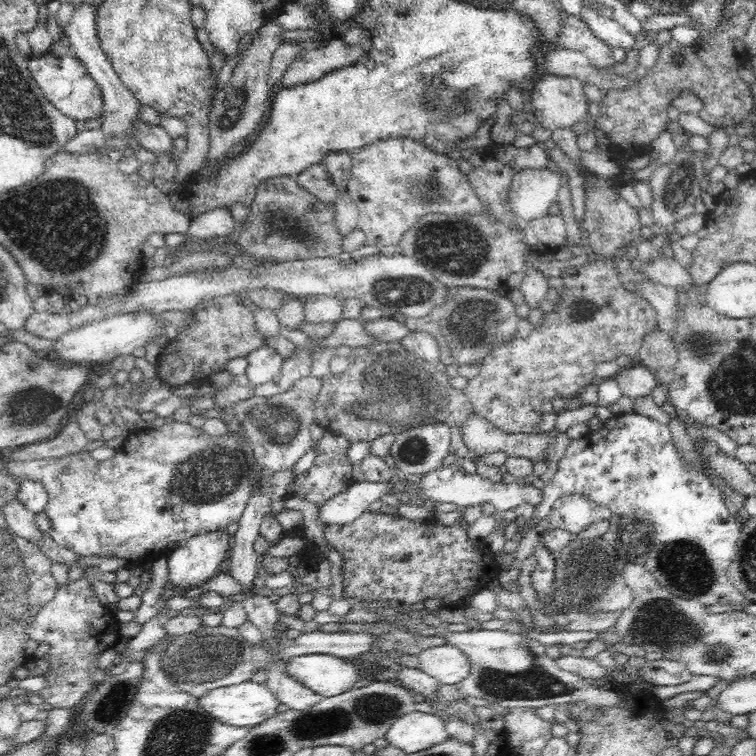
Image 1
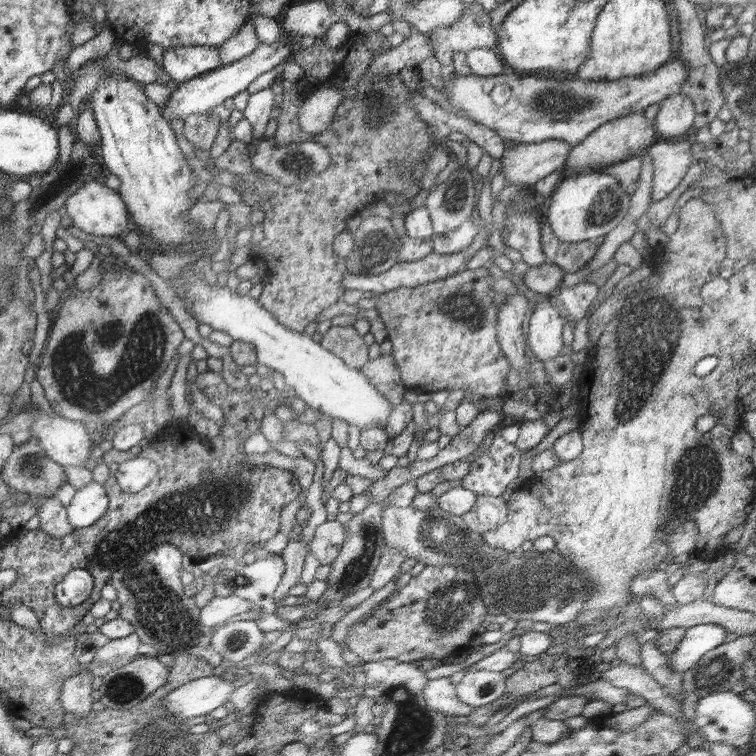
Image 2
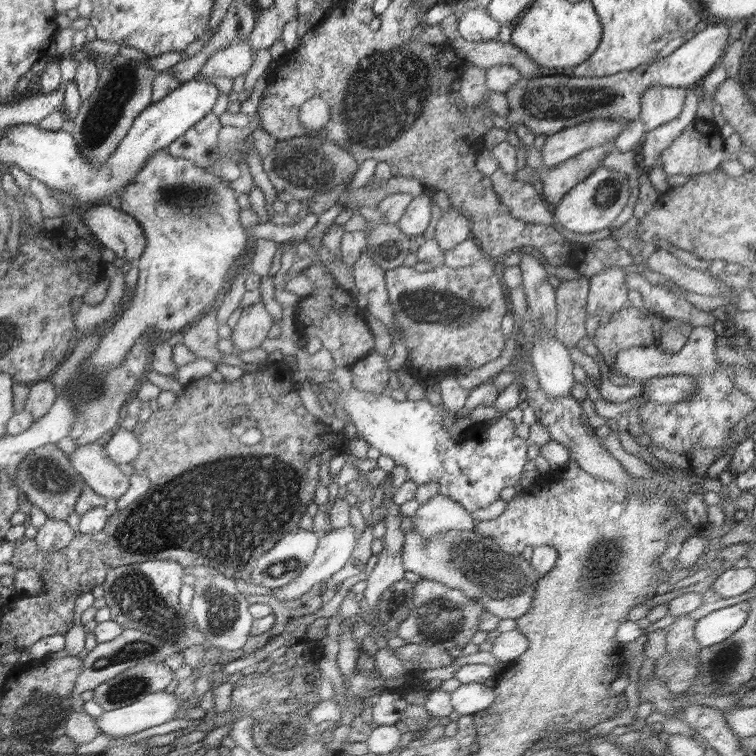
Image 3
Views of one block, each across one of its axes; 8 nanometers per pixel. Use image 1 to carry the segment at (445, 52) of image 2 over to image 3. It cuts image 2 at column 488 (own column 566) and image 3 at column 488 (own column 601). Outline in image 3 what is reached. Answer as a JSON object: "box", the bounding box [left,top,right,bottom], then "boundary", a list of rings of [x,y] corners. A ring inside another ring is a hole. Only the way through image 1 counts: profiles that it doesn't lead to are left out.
{"box":[452,39,540,78],"boundary":[[[499,39],[483,40],[483,42],[470,42],[458,40],[452,44],[452,49],[466,64],[475,65],[480,69],[492,66],[512,66],[516,68],[522,78],[540,76],[540,66],[533,62],[520,48],[511,43],[502,44]]]}

